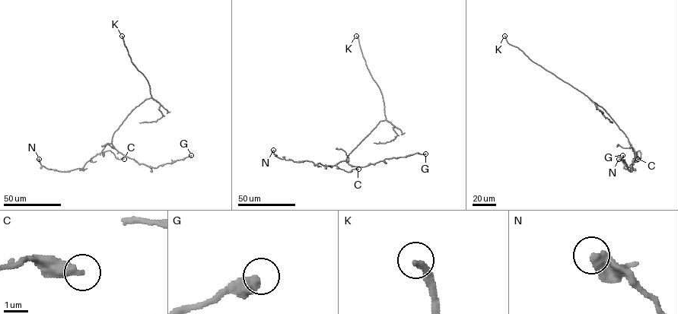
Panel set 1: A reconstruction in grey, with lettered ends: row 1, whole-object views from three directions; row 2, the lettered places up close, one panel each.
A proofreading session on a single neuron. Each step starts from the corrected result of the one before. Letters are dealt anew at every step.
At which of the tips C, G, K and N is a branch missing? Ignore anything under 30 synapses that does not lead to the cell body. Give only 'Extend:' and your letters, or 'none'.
Extend: K

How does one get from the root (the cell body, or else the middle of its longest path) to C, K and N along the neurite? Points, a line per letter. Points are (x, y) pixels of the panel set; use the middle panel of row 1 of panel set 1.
C: (367, 136), (345, 160), (336, 165), (347, 172), (358, 169)
K: (367, 136), (380, 121), (386, 119), (386, 116), (382, 93), (367, 68), (356, 36)
N: (367, 136), (345, 160), (332, 166), (315, 164), (308, 160), (296, 162), (281, 159), (273, 153), (273, 150)

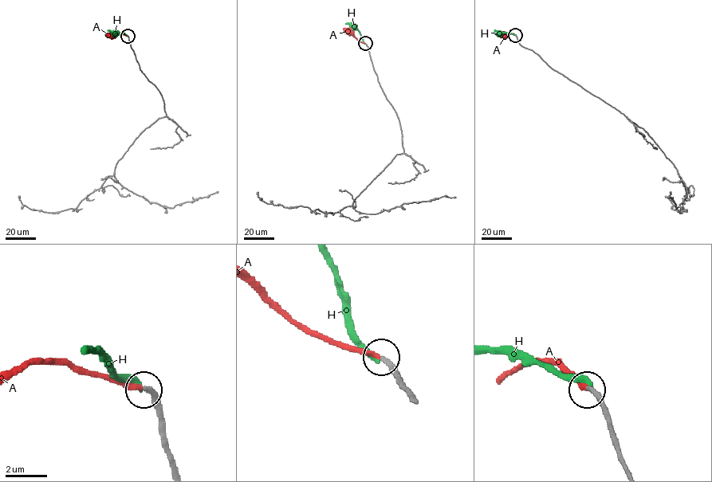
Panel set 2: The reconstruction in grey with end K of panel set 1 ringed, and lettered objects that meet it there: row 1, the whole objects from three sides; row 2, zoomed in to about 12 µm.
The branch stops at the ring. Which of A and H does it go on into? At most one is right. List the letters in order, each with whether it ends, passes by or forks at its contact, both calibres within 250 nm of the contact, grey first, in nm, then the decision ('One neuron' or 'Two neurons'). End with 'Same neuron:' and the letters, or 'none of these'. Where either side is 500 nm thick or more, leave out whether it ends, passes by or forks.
A: It ends there. Thickness 240 nm (grey) against 280 nm. One neuron
H: It ends there. Thickness 240 nm (grey) against 300 nm. Two neurons
Same neuron: A

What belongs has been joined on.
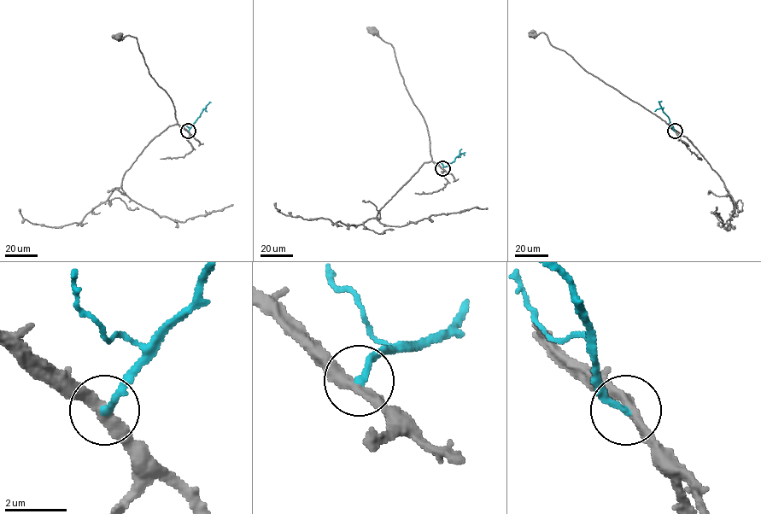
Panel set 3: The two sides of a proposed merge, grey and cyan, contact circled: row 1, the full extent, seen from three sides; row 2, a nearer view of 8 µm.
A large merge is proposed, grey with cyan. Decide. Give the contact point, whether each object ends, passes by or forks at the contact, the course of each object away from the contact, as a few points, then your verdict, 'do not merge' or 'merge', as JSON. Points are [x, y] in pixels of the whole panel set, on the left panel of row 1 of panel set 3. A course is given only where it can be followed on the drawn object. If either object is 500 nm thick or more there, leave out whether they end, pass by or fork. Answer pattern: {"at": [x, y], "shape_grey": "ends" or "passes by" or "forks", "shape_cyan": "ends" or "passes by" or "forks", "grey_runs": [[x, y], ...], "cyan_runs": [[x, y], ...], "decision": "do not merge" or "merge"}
{"at": [188, 131], "shape_grey": "passes by", "shape_cyan": "ends", "grey_runs": [[188, 131], [177, 124], [172, 100], [149, 73], [137, 38], [130, 36], [116, 37]], "cyan_runs": [[188, 131], [209, 102]], "decision": "merge"}

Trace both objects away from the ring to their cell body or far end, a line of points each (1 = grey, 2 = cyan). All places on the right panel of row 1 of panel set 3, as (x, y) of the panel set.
1: (675, 131), (657, 116), (587, 72), (570, 55), (554, 47), (544, 32), (533, 34)
2: (675, 131), (659, 104), (661, 101)

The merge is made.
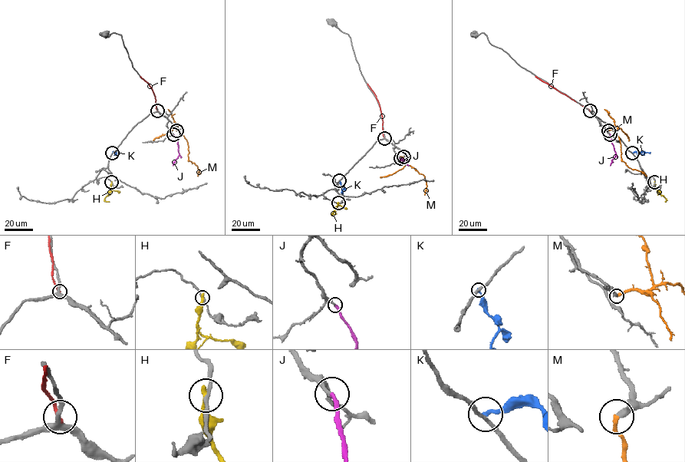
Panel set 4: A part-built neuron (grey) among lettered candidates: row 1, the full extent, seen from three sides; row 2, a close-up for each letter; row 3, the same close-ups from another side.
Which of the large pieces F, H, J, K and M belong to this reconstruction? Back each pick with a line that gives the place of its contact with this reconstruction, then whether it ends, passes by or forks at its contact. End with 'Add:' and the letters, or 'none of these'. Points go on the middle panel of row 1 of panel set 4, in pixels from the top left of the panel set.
J: contact (400, 158); it ends
M: contact (403, 156); it ends
Add: J, M

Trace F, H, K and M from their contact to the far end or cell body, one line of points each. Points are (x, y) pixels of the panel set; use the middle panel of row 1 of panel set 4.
F: (384, 138), (380, 104), (367, 84)
H: (338, 202), (331, 214), (336, 213)
K: (339, 180), (343, 188), (344, 199)
M: (403, 156), (407, 165), (424, 176), (426, 186), (424, 194)

